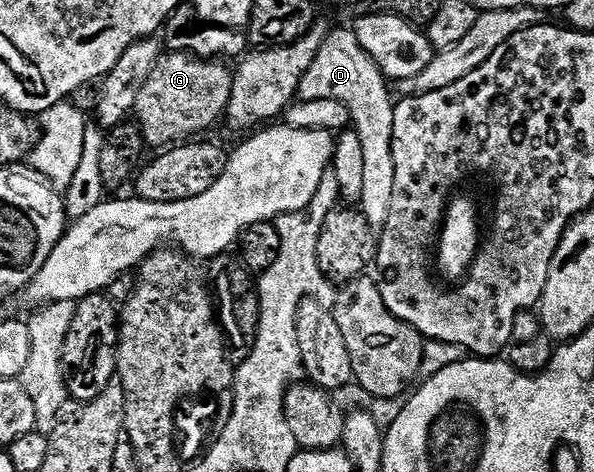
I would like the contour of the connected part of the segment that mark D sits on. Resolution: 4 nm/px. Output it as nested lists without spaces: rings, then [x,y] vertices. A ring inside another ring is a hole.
[[[349,28],[331,30],[326,35],[311,66],[301,78],[298,90],[298,97],[302,100],[313,101],[321,98],[340,100],[348,105],[356,119],[371,115],[371,130],[364,131],[363,134],[364,181],[358,203],[359,210],[372,230],[380,230],[385,224],[394,185],[392,130],[395,104],[390,95],[392,96],[392,93],[383,72],[371,61],[369,54],[365,54],[365,50],[357,42],[354,31]]]

